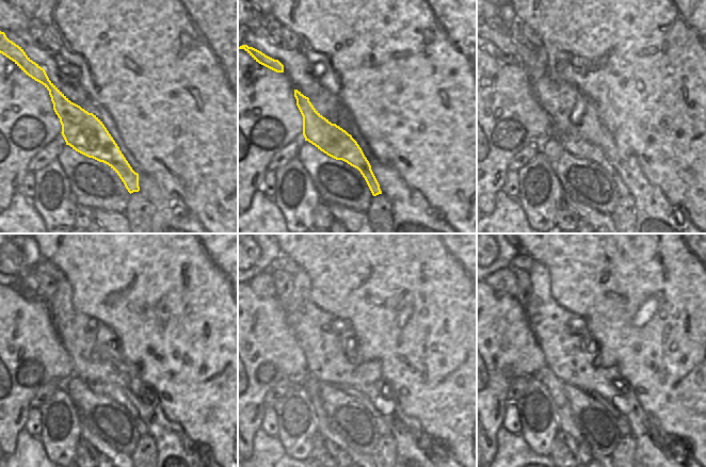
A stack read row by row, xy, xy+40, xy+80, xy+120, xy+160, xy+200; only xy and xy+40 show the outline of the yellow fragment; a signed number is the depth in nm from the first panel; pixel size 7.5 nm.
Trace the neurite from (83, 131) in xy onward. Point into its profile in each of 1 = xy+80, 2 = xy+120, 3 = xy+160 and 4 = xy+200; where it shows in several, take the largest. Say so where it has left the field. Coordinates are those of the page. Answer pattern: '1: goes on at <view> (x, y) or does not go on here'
1: goes on at xy+80 (578, 147)
2: goes on at xy+120 (113, 391)
3: goes on at xy+160 (380, 422)
4: goes on at xy+200 (622, 422)

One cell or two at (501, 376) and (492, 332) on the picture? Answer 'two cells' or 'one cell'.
one cell

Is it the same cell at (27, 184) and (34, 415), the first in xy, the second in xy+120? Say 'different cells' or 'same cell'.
same cell

